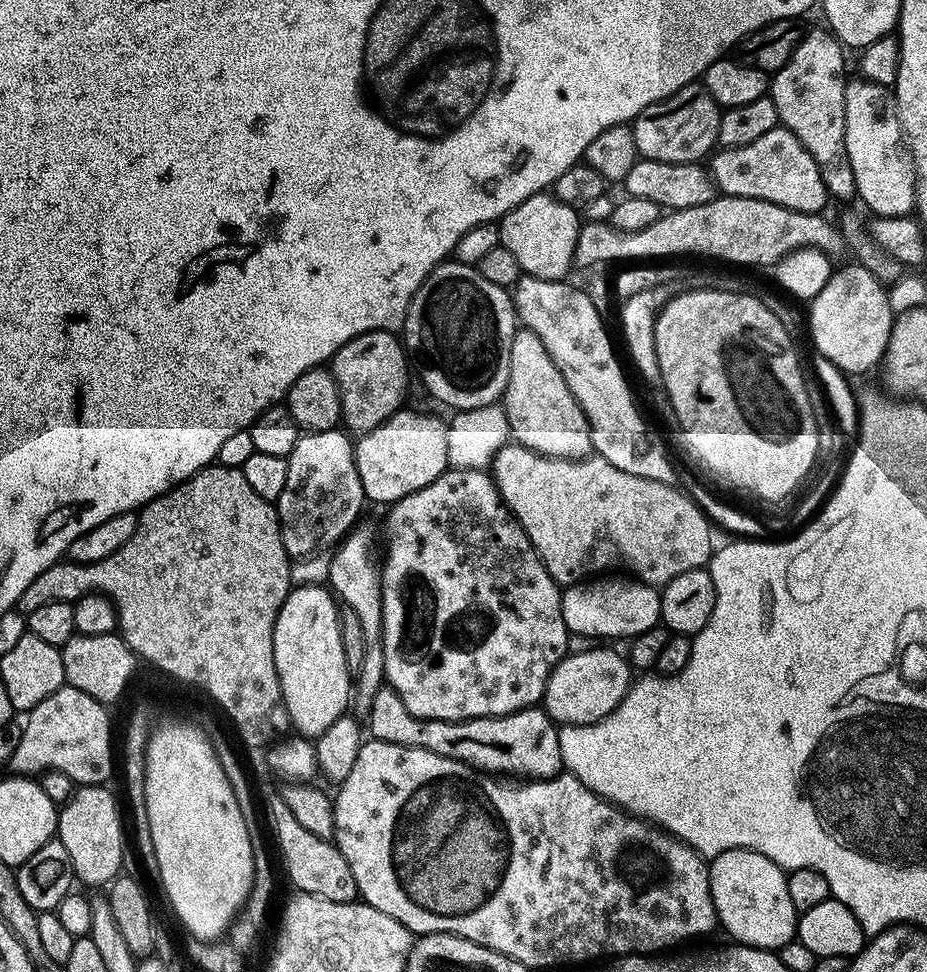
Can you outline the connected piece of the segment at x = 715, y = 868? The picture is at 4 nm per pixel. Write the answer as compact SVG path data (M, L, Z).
M731 848L711 857L708 864L708 885L714 902L716 919L733 941L752 948L779 950L796 936L798 913L790 902L788 877L770 858L749 848Z

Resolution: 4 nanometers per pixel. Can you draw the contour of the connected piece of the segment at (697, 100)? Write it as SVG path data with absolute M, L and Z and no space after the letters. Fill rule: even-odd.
M693 82L682 86L665 100L659 100L657 104L642 110L631 121L637 153L643 159L658 162L694 164L703 161L703 156L707 157L717 147L721 111L720 105L714 102L703 83Z

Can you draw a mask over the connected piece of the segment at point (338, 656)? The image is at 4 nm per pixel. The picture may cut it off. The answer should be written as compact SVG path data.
M316 584L293 587L274 626L274 662L282 698L291 727L305 738L320 736L330 722L345 715L354 692L346 654L342 654L338 600L324 588Z

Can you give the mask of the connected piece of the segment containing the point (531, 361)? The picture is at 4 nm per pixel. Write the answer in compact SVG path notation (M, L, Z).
M521 327L516 333L510 350L510 378L502 397L502 407L508 419L508 431L511 439L517 444L532 448L543 456L557 456L563 460L582 460L593 451L592 427L580 403L574 398L570 386L566 386L566 378L558 370L558 366L550 358L542 338L529 328Z

